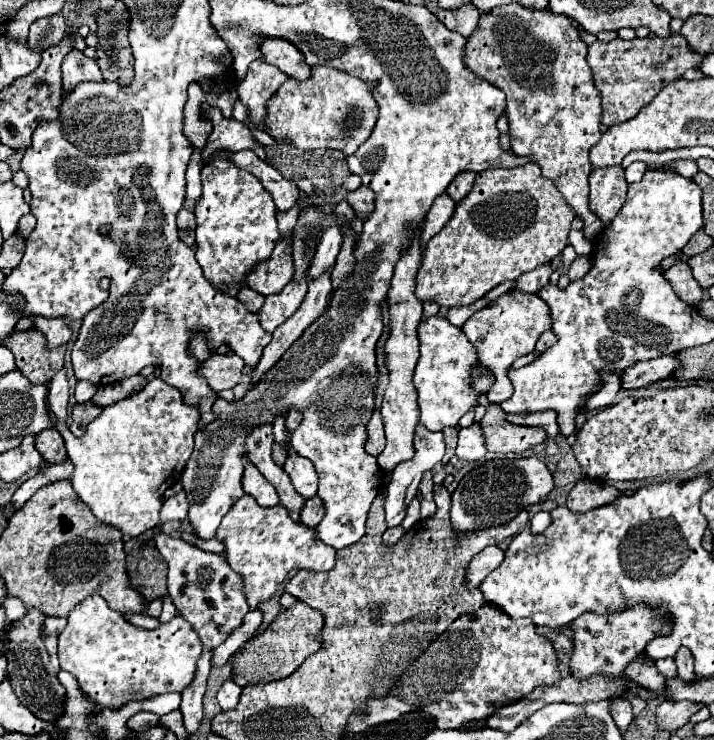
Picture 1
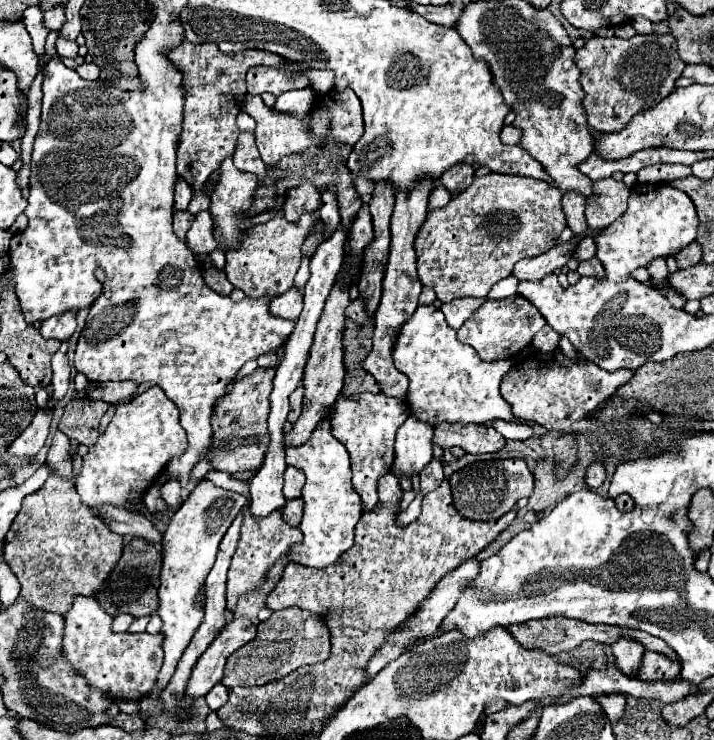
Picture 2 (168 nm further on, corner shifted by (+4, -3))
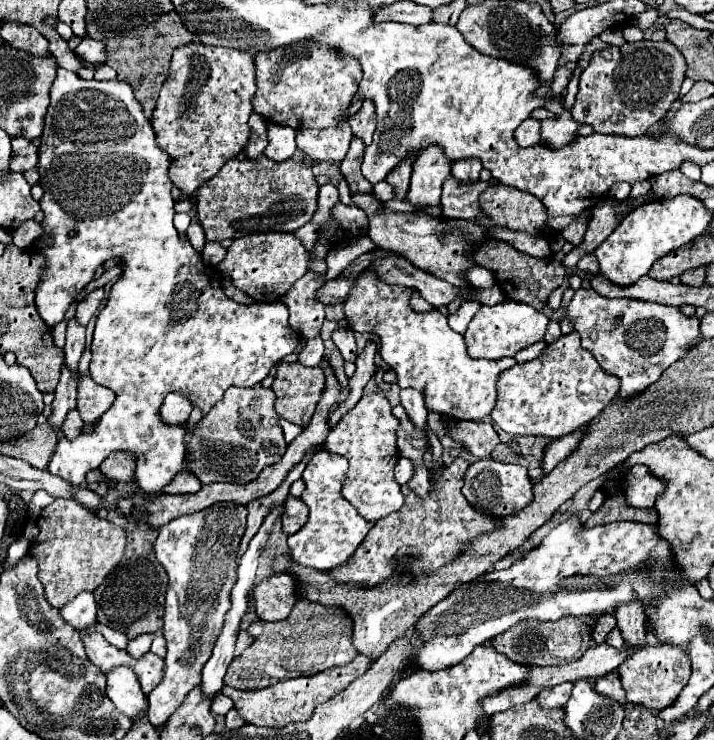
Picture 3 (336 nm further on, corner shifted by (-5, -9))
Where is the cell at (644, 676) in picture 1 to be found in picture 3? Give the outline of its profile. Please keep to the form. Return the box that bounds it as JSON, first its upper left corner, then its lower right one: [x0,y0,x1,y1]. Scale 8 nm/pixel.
[616,601,648,649]

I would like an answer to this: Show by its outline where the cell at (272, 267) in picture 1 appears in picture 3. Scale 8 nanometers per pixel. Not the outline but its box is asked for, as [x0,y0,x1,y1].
[220,233,308,303]

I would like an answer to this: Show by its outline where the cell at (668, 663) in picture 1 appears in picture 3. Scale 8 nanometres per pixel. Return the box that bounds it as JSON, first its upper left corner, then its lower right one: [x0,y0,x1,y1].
[618,645,690,711]

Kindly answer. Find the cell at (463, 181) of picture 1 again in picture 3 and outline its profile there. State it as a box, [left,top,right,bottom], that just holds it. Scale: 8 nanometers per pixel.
[452,159,482,183]

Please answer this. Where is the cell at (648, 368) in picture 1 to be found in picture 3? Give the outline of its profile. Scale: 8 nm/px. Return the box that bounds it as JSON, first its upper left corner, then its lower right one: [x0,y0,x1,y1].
[492,331,620,439]

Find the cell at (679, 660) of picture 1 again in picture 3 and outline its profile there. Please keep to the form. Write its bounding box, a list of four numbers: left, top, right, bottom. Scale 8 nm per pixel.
[492,617,592,665]

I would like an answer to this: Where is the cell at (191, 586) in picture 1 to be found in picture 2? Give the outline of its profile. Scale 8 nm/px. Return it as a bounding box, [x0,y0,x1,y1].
[97,505,161,543]

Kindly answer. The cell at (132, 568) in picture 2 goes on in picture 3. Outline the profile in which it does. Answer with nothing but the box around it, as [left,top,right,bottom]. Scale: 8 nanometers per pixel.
[94,553,166,639]

